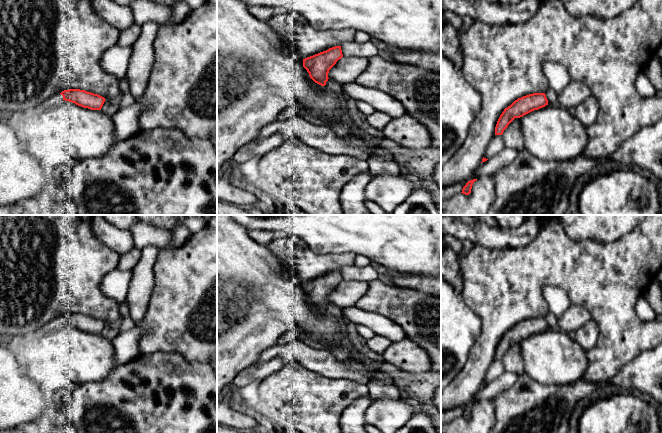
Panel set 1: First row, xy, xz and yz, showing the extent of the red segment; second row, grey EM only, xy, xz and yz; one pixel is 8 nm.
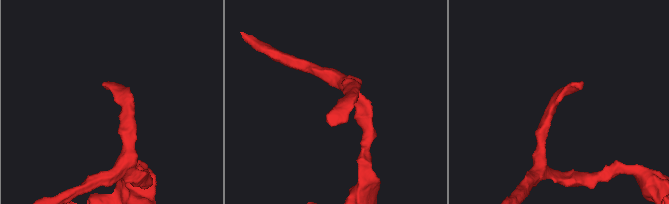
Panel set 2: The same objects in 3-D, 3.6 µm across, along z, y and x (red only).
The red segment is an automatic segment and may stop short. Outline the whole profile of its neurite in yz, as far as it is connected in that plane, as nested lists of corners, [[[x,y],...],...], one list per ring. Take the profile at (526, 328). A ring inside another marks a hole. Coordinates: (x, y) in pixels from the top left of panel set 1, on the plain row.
[[[533,317],[515,324],[510,330],[504,333],[500,339],[496,351],[495,359],[502,359],[508,349],[515,343],[538,334],[548,329],[545,317]]]

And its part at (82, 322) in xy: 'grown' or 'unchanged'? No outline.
grown

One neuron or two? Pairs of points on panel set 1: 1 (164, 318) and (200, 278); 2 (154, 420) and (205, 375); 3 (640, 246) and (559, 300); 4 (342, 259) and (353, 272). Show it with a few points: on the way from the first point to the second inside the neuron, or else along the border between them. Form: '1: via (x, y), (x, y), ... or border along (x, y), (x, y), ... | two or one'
1: via (174, 308), (194, 288) | one
2: via (170, 407), (178, 399), (178, 386), (189, 383) | one
3: border along (545, 286), (559, 286), (566, 293), (571, 303) | two
4: border along (353, 264), (340, 269) | two

